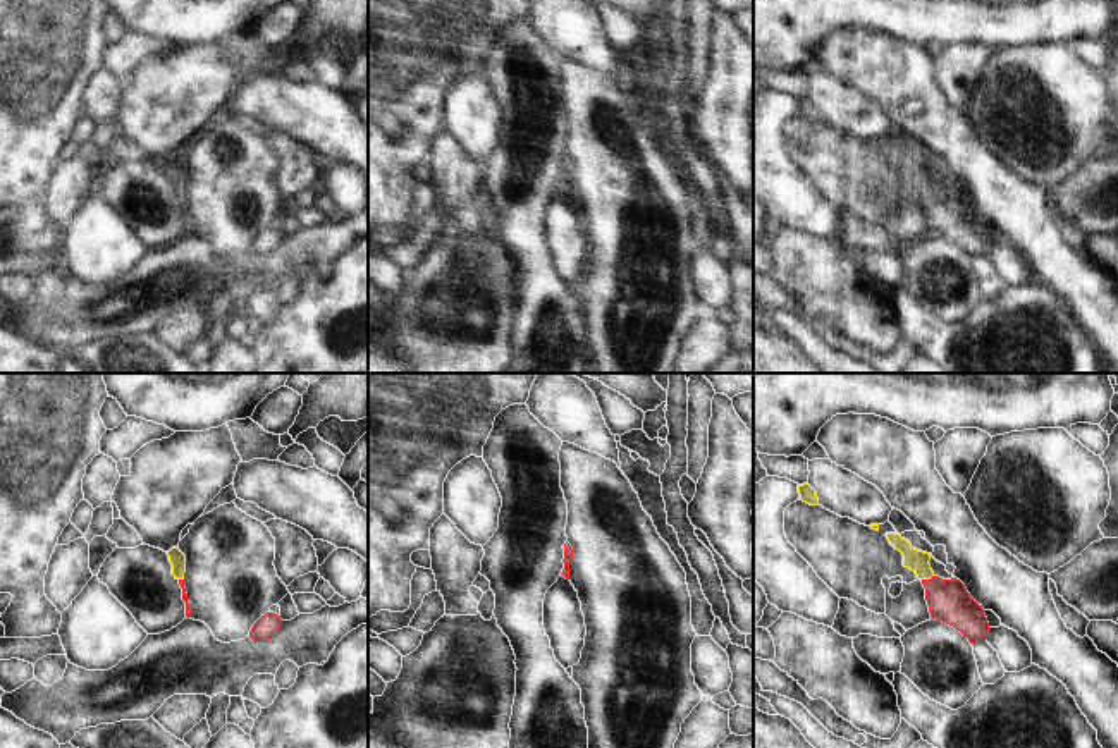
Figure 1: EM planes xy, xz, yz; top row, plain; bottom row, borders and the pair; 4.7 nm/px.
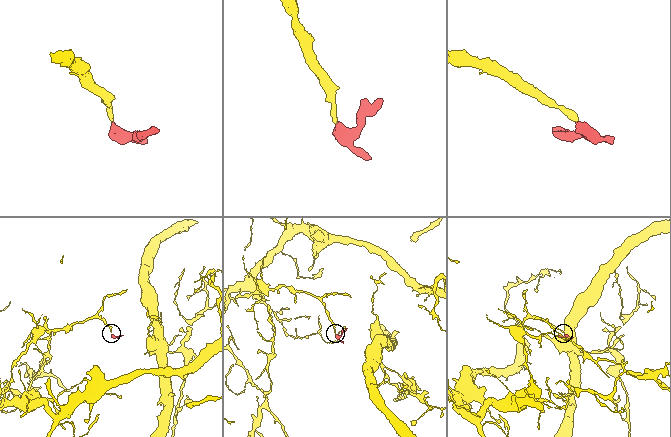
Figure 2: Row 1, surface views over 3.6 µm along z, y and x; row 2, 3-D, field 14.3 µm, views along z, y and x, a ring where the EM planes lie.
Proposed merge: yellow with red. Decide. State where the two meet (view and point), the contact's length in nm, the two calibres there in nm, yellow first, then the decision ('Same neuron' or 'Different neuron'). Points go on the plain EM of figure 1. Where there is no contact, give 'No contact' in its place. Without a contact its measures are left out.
Touches yellow at yz (927, 193). Shared border 60 nm. Thickness 100 nm (yellow) against 200 nm. Same neuron.

